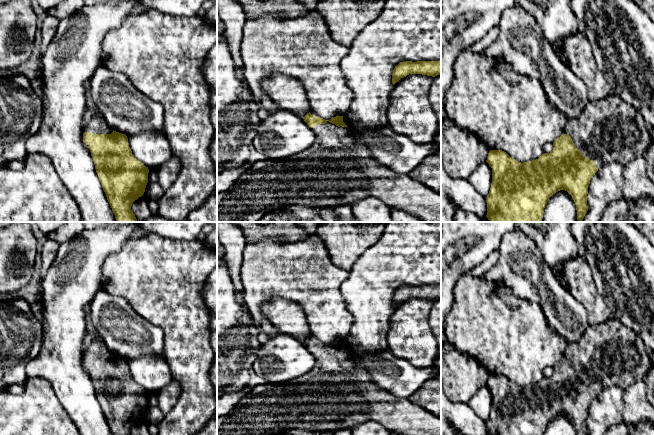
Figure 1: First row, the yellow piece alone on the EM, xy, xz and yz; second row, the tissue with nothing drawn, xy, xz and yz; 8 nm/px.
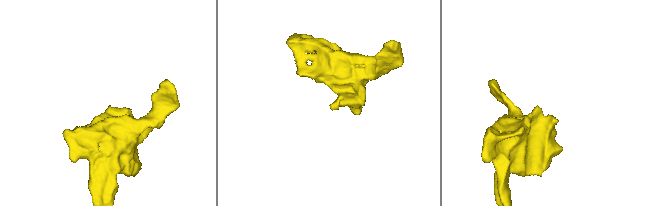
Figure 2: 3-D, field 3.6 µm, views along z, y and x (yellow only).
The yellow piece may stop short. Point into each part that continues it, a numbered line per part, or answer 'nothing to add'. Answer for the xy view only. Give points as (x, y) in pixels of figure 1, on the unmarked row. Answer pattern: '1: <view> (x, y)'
1: xy (96, 348)

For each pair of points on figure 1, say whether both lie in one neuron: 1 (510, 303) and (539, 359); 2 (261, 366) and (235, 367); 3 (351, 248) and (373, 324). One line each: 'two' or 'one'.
1: one
2: two
3: two

